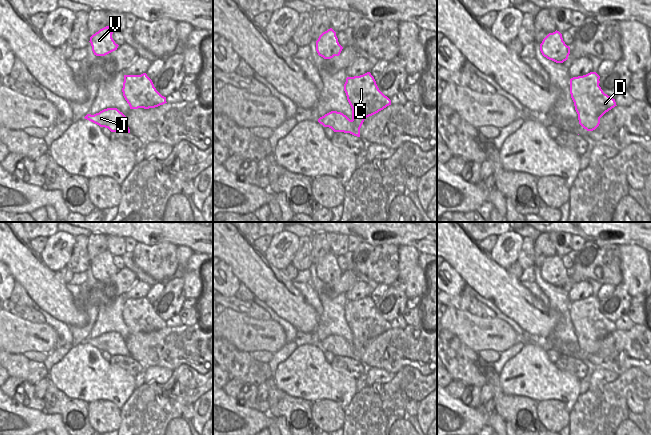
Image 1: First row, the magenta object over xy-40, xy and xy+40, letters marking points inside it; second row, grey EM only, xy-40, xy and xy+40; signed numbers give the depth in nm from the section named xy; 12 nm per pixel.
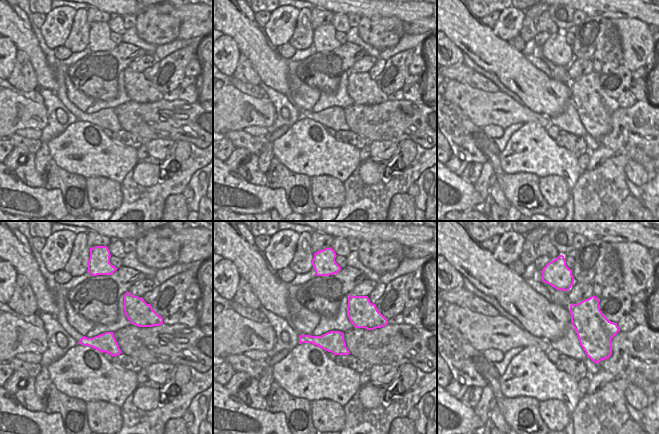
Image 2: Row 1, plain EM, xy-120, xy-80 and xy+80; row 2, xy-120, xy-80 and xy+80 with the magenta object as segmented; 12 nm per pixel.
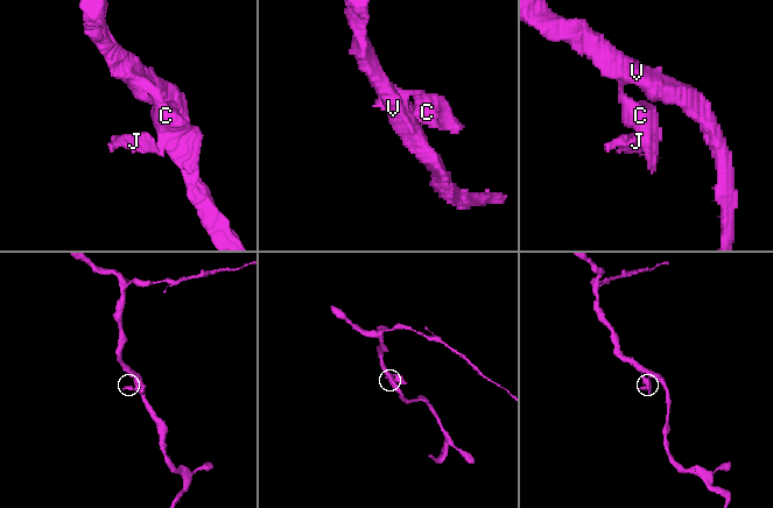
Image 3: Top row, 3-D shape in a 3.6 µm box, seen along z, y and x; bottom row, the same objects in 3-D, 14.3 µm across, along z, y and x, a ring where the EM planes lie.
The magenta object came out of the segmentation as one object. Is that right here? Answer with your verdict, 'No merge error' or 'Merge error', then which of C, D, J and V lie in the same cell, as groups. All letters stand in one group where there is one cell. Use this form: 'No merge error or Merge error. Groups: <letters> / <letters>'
No merge error. Groups: C D J V

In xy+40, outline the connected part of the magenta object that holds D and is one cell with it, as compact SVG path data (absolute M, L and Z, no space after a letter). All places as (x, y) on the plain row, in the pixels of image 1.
M596 296L570 303L570 318L579 348L587 355L595 354L600 348L600 342L617 330L615 323L603 316L599 303Z

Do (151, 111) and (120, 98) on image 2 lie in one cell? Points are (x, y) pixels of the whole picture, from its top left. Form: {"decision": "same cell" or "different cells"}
{"decision": "different cells"}

